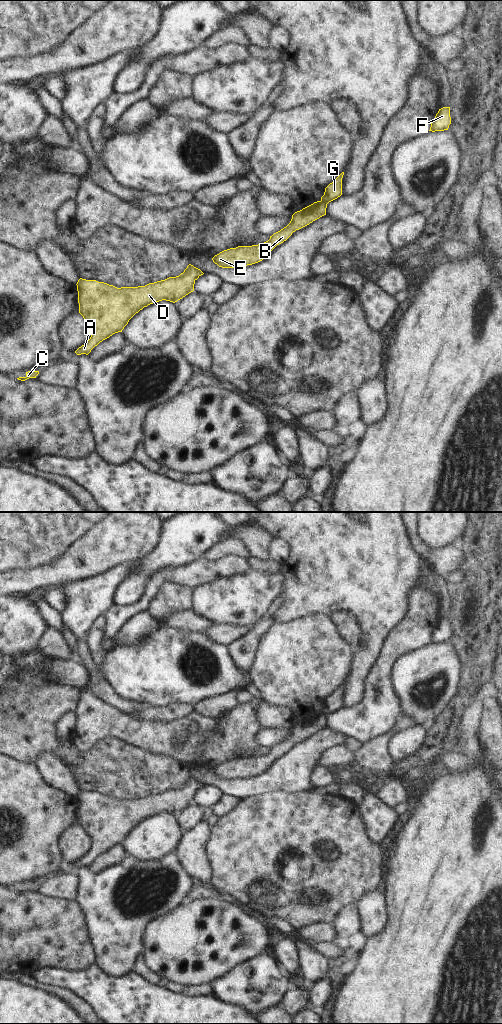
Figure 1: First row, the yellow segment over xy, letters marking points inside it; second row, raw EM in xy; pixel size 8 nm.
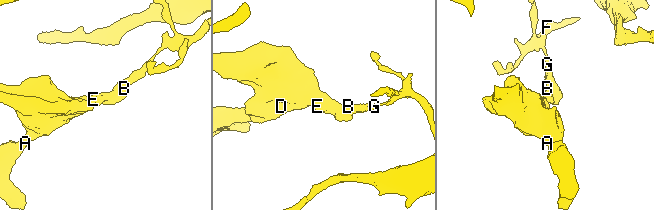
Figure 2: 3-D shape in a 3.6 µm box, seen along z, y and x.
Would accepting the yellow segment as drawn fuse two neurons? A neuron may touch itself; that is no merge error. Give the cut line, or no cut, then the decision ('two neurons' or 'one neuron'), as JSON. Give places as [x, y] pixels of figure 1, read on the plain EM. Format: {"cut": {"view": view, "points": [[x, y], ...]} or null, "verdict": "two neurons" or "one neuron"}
{"cut": {"view": "xy", "points": [[320, 713], [326, 716]]}, "verdict": "two neurons"}

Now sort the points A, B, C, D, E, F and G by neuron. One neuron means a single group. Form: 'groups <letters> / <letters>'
groups A B C D E / F G

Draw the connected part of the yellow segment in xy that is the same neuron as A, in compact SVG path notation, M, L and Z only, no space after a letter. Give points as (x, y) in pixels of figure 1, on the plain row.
M189 776L179 788L169 789L165 792L149 795L145 798L121 800L96 792L80 790L76 796L79 825L91 840L91 849L87 855L79 859L75 865L77 867L88 867L100 854L115 845L122 844L129 832L144 819L162 812L175 815L182 811L194 803L195 793L203 786L204 785L200 781Z

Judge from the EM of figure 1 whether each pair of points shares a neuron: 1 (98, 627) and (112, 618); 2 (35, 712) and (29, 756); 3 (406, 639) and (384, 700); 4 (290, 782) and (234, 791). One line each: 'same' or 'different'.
1: different
2: same
3: same
4: same

